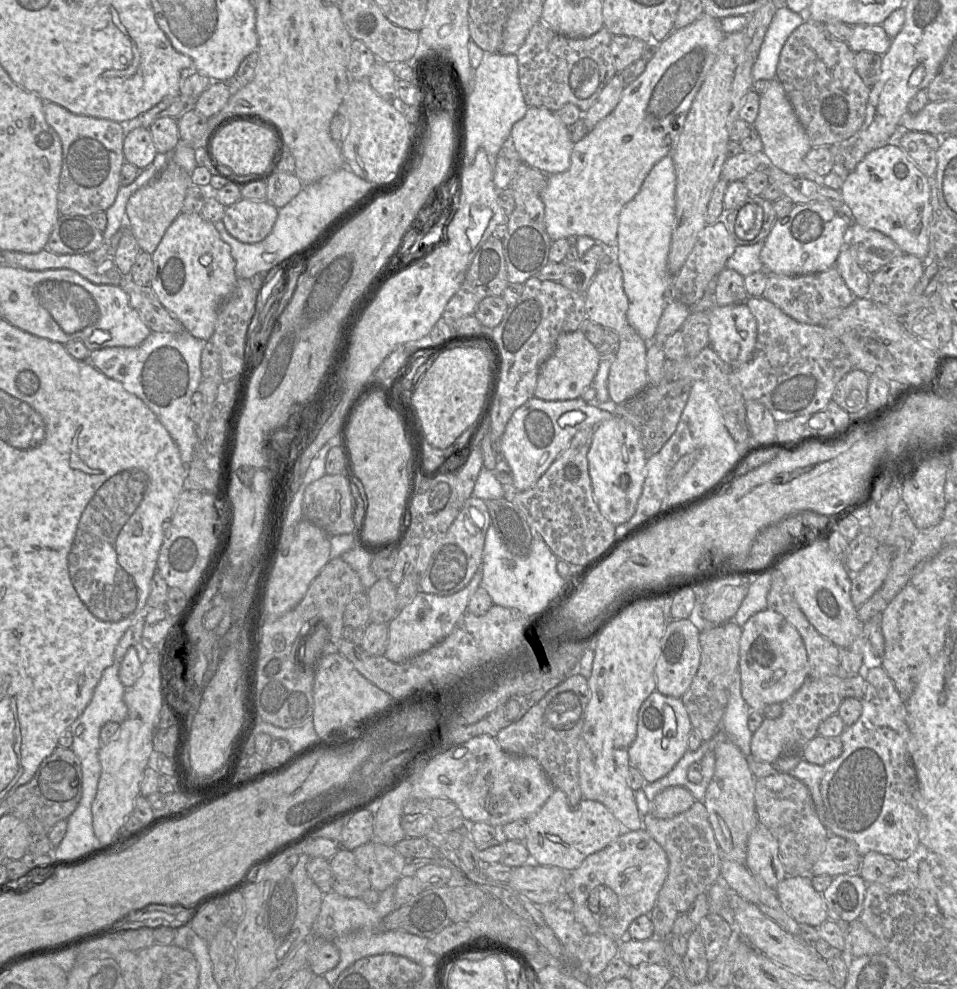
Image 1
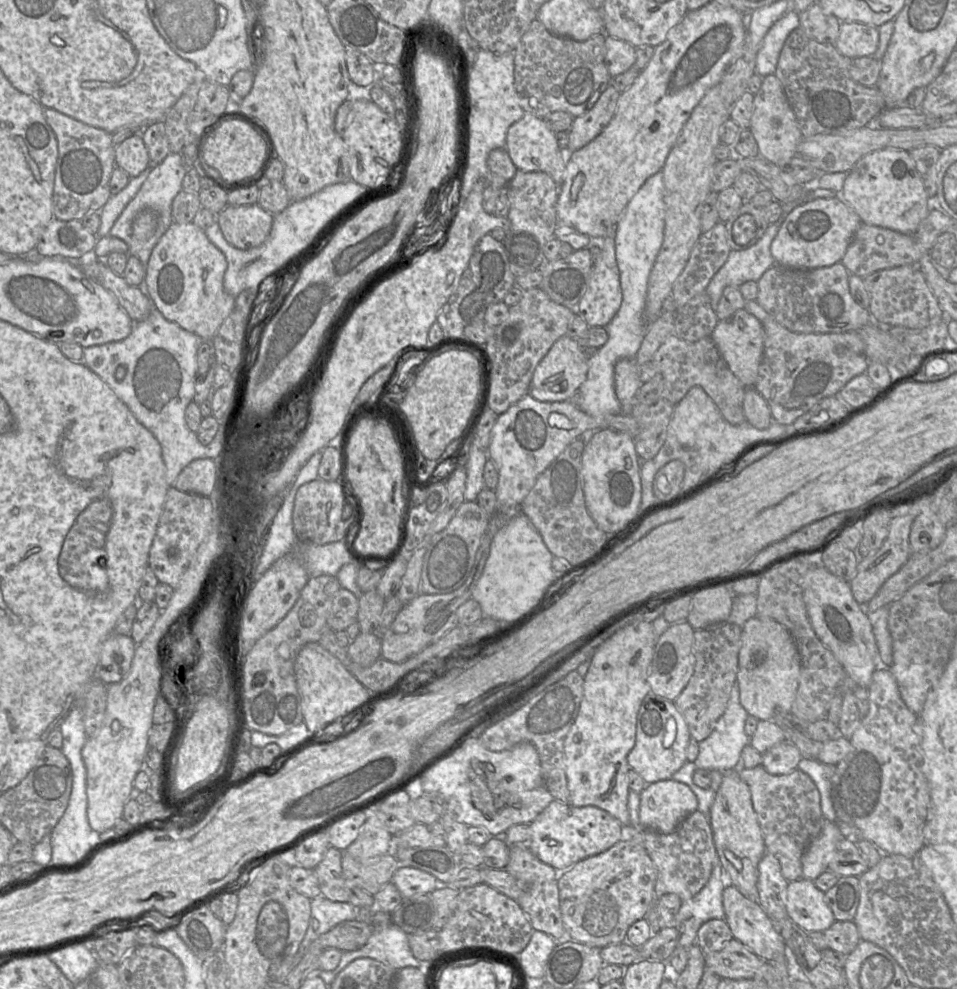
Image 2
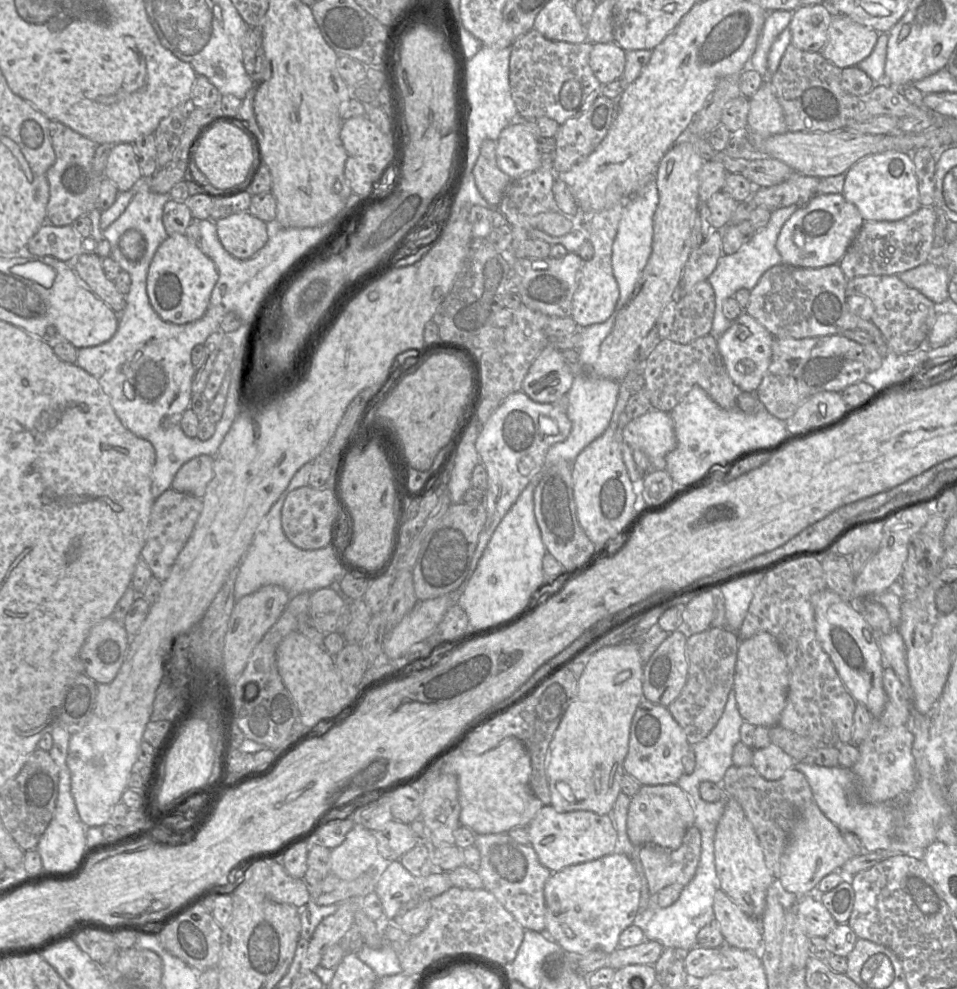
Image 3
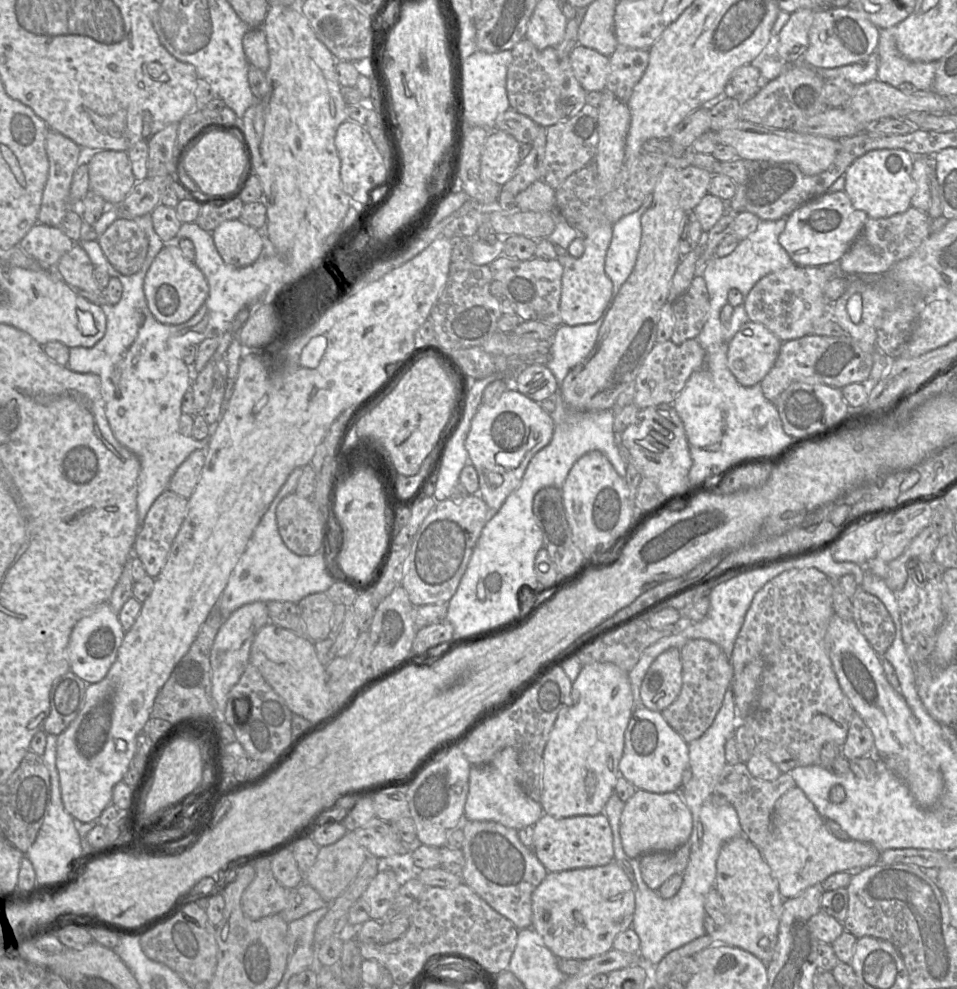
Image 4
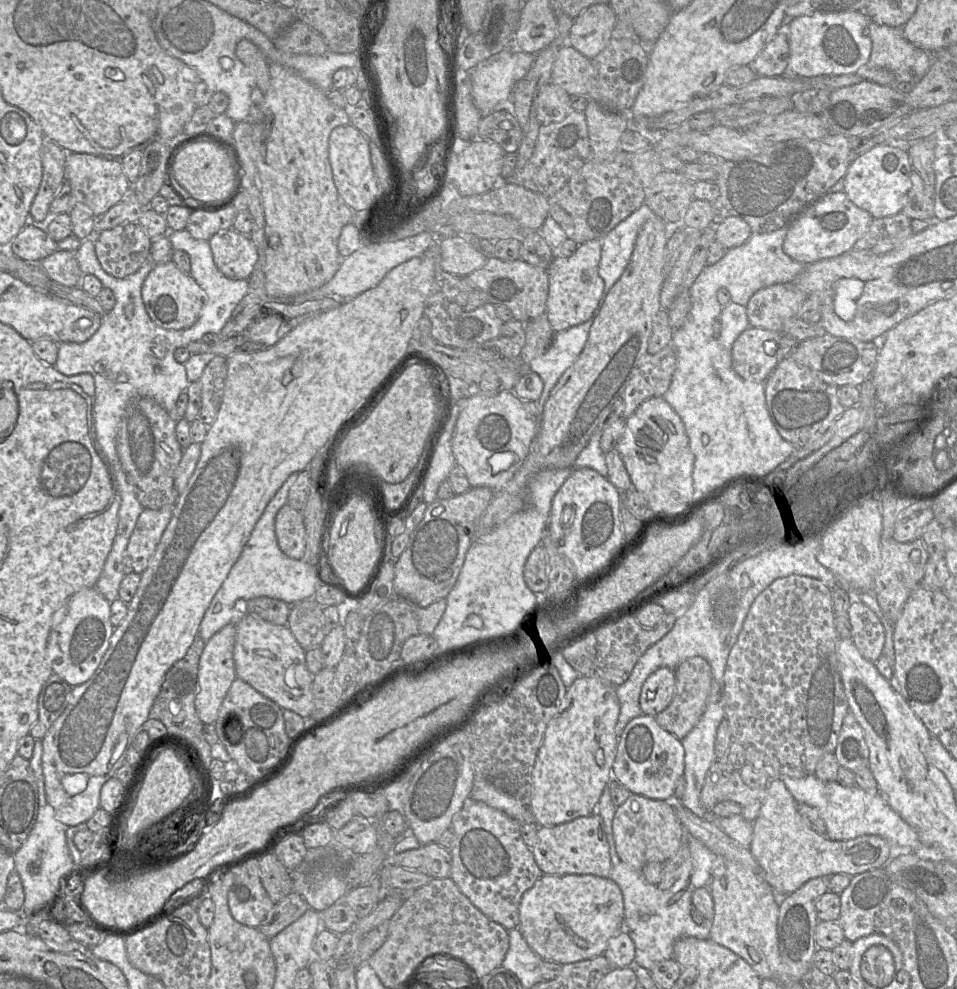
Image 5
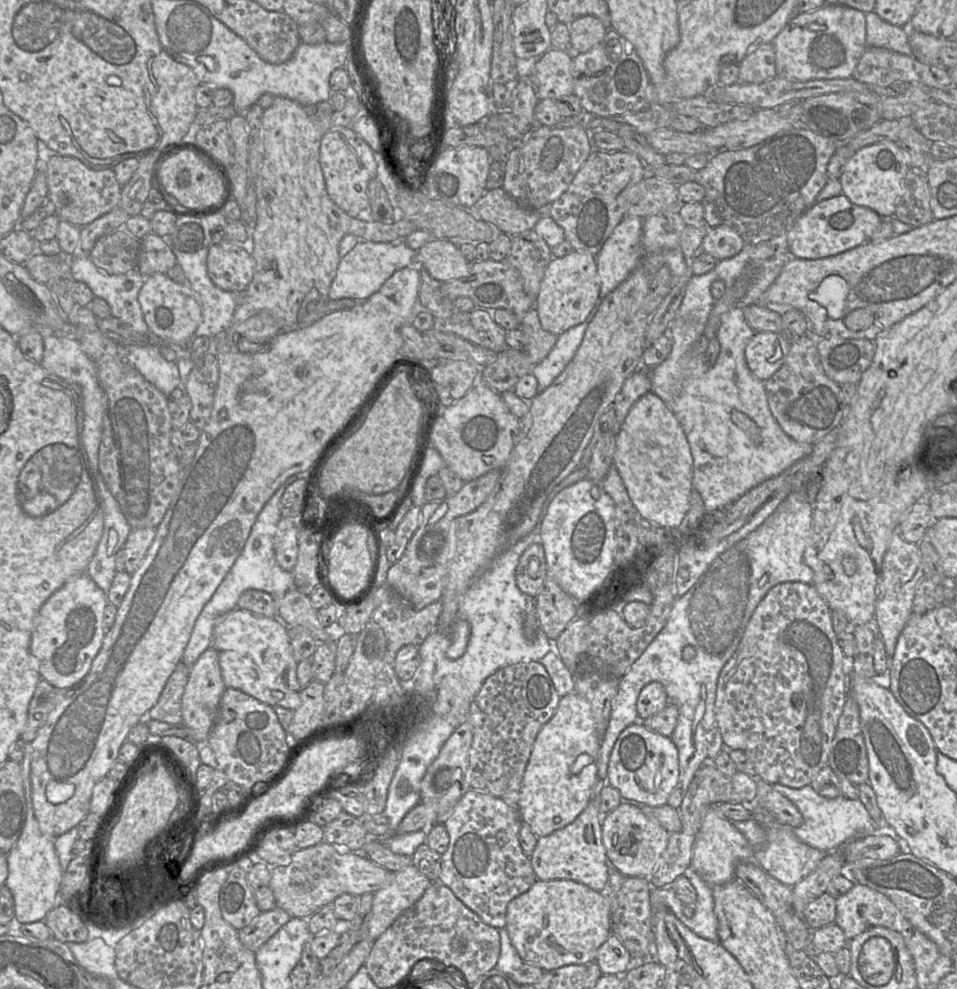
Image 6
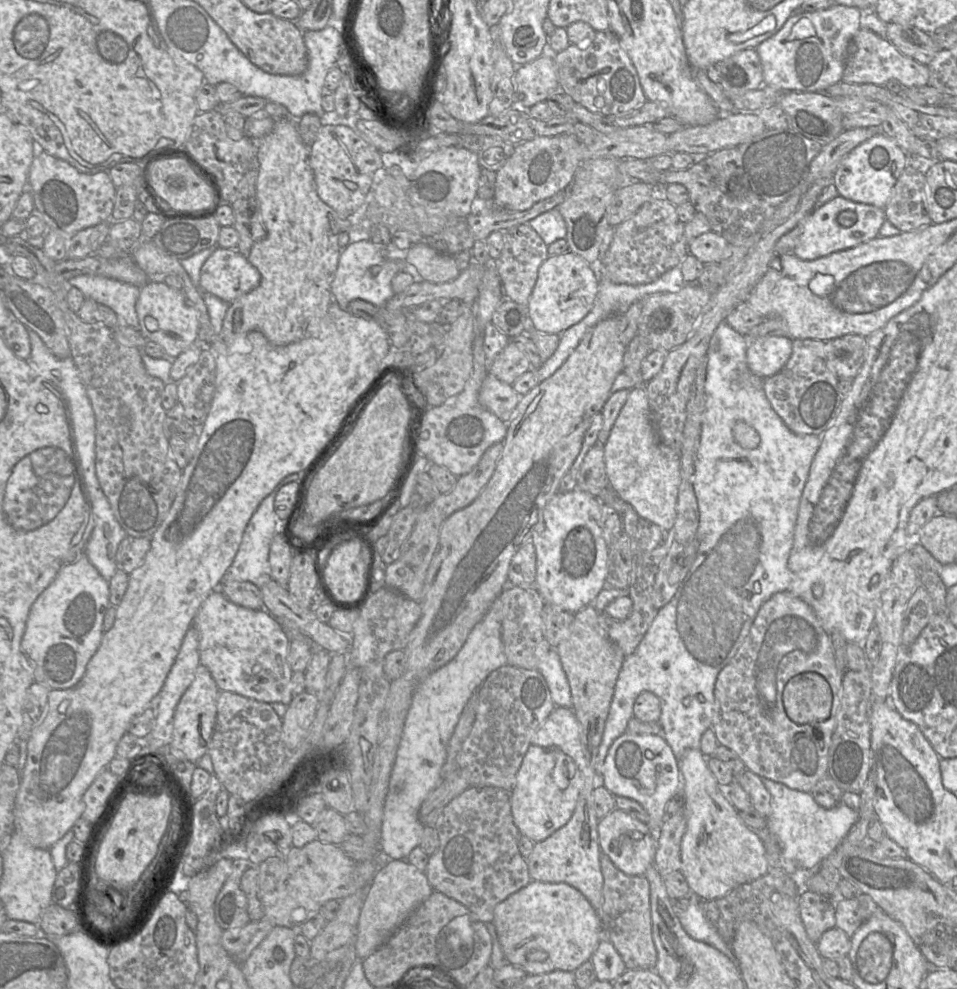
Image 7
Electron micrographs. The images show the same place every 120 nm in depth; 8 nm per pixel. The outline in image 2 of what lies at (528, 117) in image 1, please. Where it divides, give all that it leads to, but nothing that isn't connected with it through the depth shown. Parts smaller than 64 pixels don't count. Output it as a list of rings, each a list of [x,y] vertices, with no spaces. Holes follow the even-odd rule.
[[[525,112],[521,119],[508,128],[505,149],[517,169],[545,172],[560,186],[566,168],[566,152],[559,148],[555,133],[557,132],[552,131],[542,117]]]

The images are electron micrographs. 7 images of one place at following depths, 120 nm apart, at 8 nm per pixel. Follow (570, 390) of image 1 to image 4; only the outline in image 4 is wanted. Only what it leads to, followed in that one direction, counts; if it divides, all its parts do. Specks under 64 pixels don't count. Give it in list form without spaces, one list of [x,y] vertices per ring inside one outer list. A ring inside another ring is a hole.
[[[529,365],[512,382],[506,382],[507,389],[517,390],[534,402],[548,399],[558,389],[557,381],[545,365]]]

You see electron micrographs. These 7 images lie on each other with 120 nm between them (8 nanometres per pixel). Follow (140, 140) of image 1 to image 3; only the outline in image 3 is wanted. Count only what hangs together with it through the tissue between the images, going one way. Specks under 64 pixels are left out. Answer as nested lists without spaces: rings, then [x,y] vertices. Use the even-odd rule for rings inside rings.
[[[117,143],[112,147],[103,176],[112,180],[120,192],[138,186],[141,171],[133,143]]]

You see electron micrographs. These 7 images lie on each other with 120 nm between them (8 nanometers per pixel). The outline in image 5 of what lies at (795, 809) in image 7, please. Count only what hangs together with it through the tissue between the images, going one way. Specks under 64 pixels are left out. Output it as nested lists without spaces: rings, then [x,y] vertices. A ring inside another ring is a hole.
[[[815,774],[801,779],[782,775],[780,779],[797,803],[805,803],[818,810],[826,825],[825,836],[831,840],[842,841],[863,835],[877,835],[893,846],[923,847],[916,831],[890,807],[879,789],[877,792],[869,792],[856,785],[843,786],[837,780],[822,782]]]

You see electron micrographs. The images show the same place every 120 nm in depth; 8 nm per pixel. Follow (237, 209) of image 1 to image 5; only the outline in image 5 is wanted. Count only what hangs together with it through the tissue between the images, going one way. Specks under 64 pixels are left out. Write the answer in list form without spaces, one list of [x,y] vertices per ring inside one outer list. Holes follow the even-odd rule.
[[[234,228],[213,235],[210,247],[216,267],[228,278],[248,279],[258,260],[258,251],[250,236]]]

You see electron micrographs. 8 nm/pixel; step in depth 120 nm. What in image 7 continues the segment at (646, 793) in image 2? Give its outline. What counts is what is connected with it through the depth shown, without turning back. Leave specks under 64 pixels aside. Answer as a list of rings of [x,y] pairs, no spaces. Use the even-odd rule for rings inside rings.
[[[614,809],[598,823],[599,844],[620,871],[631,876],[643,876],[650,865],[654,865],[657,851],[657,834],[647,824],[620,809]]]

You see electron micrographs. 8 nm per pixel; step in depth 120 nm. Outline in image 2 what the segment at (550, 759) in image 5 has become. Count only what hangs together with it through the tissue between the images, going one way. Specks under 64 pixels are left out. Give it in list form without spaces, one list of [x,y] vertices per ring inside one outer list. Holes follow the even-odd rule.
[[[651,622],[630,623],[609,637],[593,656],[584,677],[584,693],[578,714],[564,741],[565,771],[570,804],[575,807],[596,806],[607,811],[622,826],[630,826],[628,810],[630,792],[627,756],[635,745],[636,721],[640,706],[651,692],[648,673],[658,637]]]

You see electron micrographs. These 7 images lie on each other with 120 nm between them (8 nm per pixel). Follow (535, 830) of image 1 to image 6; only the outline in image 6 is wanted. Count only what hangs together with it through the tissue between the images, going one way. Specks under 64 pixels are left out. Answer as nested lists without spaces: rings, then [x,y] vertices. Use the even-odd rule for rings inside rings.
[[[590,801],[574,822],[548,836],[538,838],[530,857],[537,878],[539,880],[573,880],[595,891],[605,892],[609,869],[606,849],[602,841],[601,817],[599,807]]]

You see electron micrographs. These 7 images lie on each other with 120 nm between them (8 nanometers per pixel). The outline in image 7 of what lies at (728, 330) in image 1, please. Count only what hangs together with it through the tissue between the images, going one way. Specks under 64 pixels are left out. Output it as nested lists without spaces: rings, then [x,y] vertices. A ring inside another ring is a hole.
[[[769,336],[750,341],[746,351],[749,370],[761,379],[777,374],[792,354],[793,340],[789,337]]]

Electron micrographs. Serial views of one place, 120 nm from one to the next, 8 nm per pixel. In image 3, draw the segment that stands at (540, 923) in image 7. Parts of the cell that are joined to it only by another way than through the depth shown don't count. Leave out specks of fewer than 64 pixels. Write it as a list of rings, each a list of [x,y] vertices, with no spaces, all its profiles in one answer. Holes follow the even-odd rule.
[[[618,852],[553,872],[544,886],[547,936],[575,957],[596,949],[612,953],[619,947],[620,934],[640,920],[641,888],[642,880],[631,859]]]

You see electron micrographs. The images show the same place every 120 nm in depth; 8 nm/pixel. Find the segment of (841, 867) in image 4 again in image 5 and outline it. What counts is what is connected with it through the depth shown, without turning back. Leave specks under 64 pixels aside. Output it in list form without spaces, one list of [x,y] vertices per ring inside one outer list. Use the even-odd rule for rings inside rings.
[[[771,779],[767,796],[753,822],[750,851],[763,872],[763,877],[776,894],[792,894],[807,881],[841,873],[855,876],[884,867],[894,855],[894,846],[877,835],[863,835],[851,840],[835,841],[811,829],[797,810],[797,801],[782,779]]]

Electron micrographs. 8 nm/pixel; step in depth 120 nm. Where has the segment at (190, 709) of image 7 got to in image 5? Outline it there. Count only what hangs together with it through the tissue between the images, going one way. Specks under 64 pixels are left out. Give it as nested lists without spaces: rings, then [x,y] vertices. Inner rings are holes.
[[[232,622],[214,634],[205,644],[198,666],[198,692],[195,707],[203,724],[212,724],[218,717],[218,711],[224,697],[237,678],[233,650],[236,638],[236,623]]]

